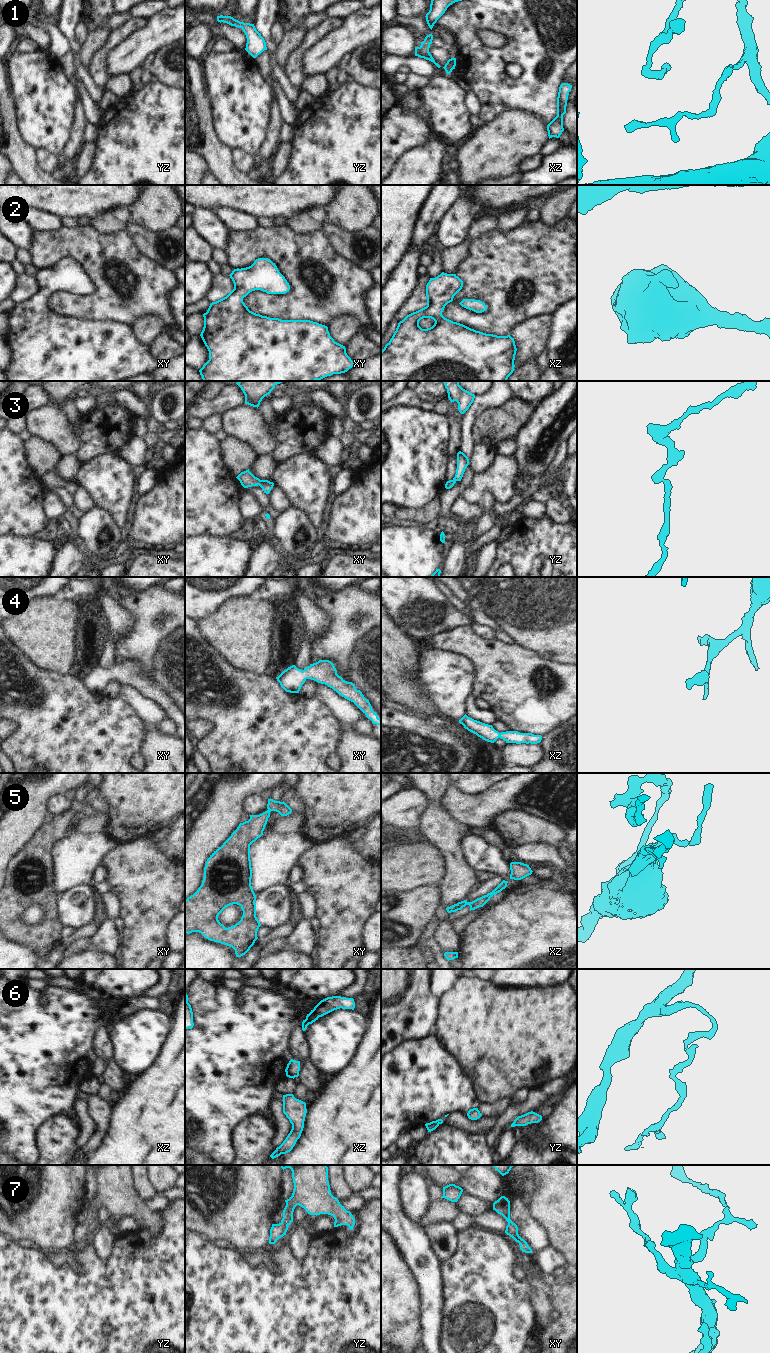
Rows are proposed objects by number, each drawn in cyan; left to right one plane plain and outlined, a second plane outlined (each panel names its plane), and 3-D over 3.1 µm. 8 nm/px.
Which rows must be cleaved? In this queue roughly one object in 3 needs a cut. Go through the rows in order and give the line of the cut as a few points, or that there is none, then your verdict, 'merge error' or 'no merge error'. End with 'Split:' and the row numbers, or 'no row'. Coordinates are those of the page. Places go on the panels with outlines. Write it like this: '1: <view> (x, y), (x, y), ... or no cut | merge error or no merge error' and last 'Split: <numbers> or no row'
1: no cut | no merge error
2: no cut | no merge error
3: no cut | no merge error
4: no cut | no merge error
5: no cut | no merge error
6: xz (307, 1024), (302, 1026) | merge error
7: no cut | no merge error
Split: 6

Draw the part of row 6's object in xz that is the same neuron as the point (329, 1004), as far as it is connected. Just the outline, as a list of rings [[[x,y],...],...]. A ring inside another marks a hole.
[[[341,996],[327,997],[321,1000],[309,1014],[307,1014],[306,1019],[303,1020],[303,1025],[309,1025],[334,1010],[337,1009],[352,1009],[355,1008],[355,1002],[353,998],[346,998]]]

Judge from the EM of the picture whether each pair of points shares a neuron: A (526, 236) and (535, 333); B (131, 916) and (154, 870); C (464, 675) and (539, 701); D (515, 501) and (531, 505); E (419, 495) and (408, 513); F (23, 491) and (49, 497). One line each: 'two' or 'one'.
A: two
B: one
C: two
D: two
E: two
F: two

